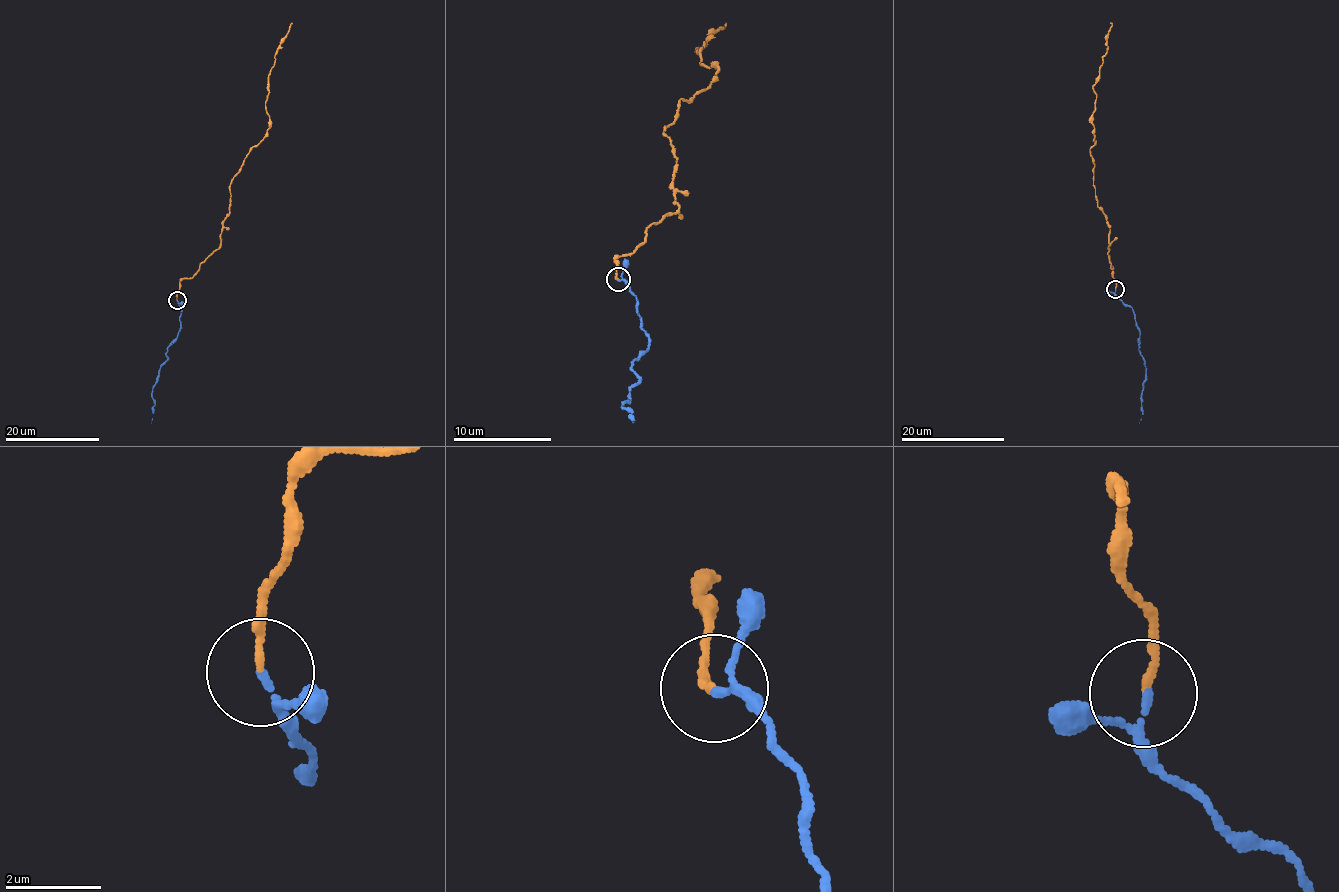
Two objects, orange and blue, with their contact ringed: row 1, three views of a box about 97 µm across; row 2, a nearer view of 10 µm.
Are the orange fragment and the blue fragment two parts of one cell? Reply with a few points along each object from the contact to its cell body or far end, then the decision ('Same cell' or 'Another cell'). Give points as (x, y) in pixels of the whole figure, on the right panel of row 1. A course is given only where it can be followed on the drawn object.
Course of orange: (1115, 289), (1108, 254), (1107, 216), (1098, 206), (1089, 149), (1095, 141), (1093, 85), (1107, 50), (1111, 22). Course of blue: (1115, 289), (1114, 294), (1132, 308), (1138, 330), (1138, 350), (1146, 366), (1139, 422). Same cell

